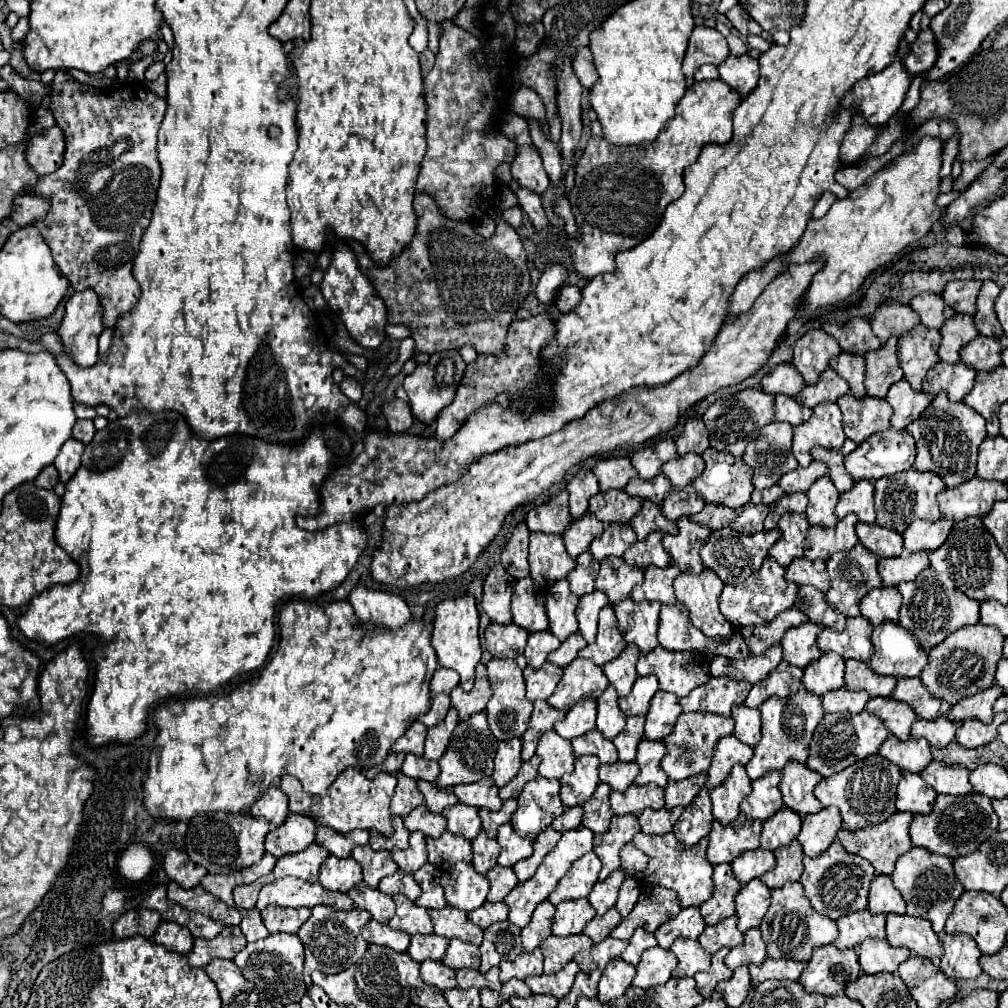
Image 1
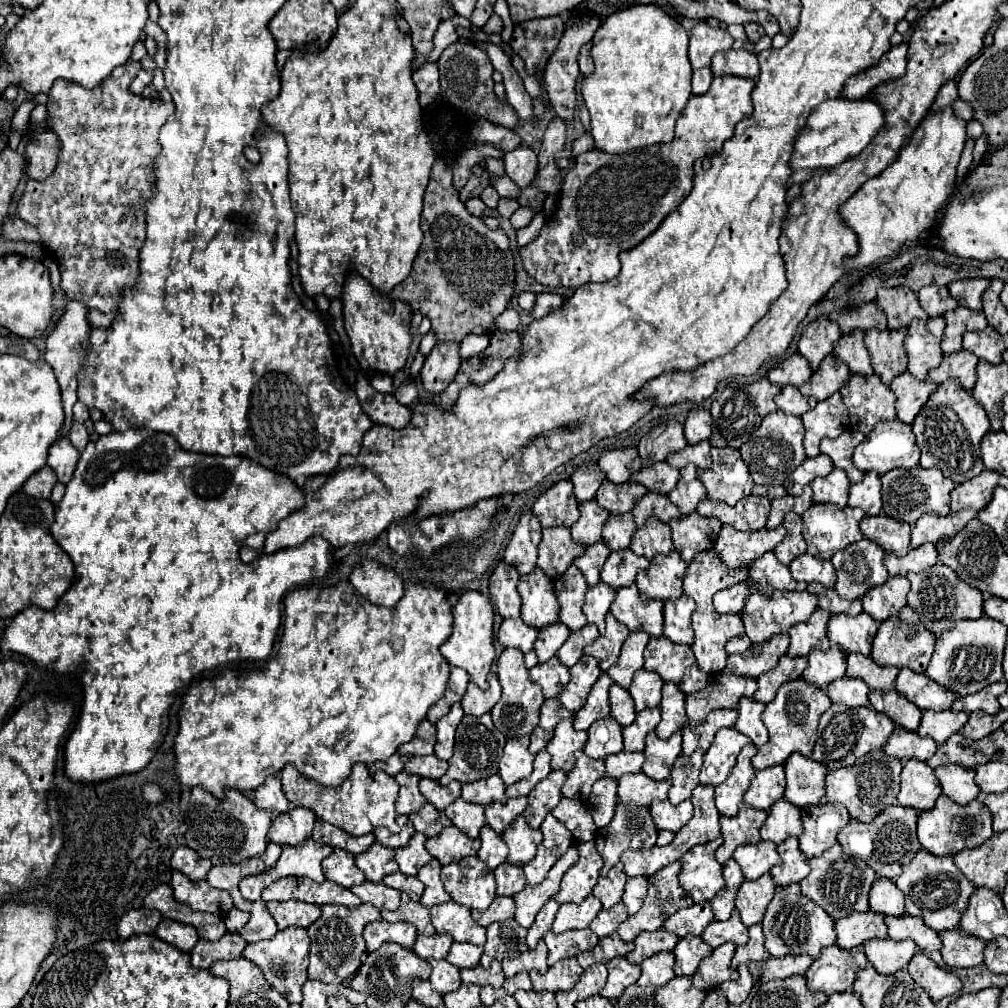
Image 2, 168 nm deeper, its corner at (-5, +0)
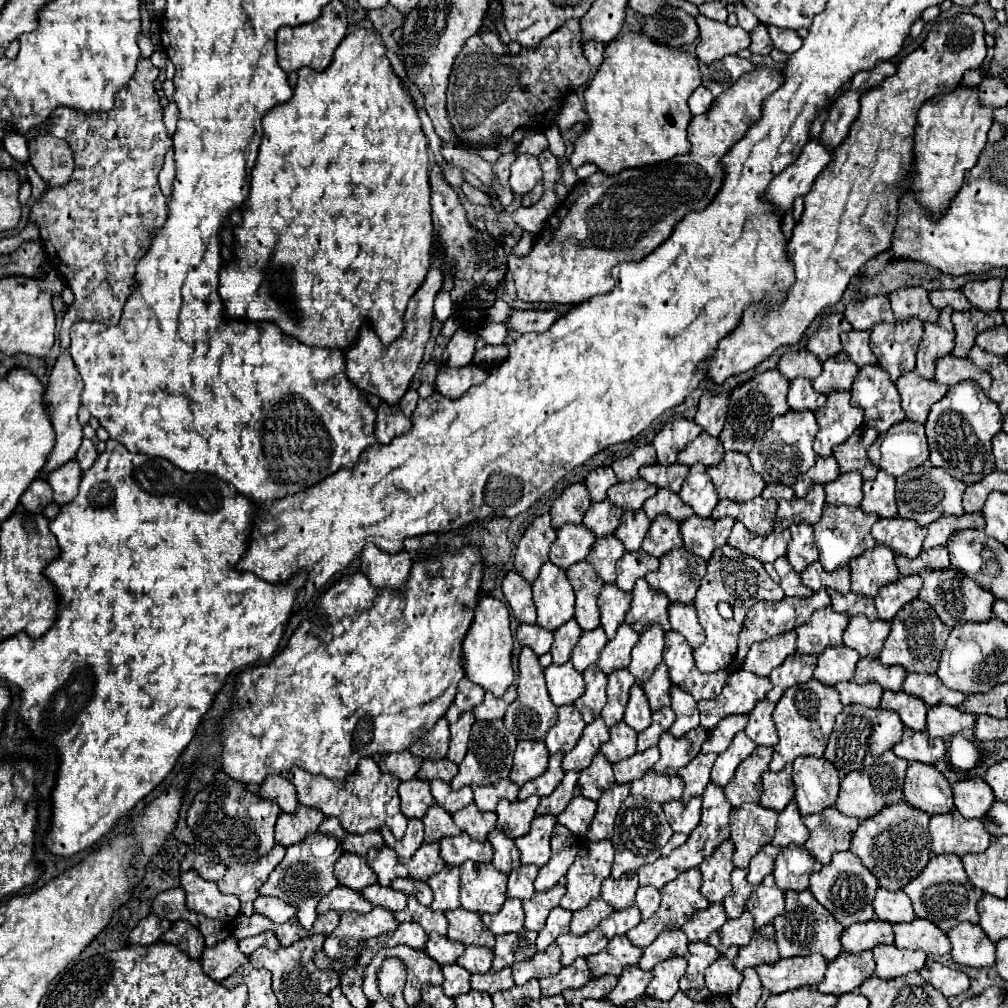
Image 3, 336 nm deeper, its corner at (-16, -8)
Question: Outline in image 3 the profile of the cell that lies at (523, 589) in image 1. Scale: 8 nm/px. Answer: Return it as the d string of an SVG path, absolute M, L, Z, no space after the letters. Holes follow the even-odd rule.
M546 562L532 584L534 602L538 608L538 620L546 630L556 630L570 618L574 618L574 590L562 568Z

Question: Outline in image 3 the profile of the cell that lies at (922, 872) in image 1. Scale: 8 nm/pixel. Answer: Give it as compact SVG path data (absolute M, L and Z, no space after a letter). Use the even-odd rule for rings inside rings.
M952 854L944 856L932 856L928 866L904 888L904 892L910 896L914 904L914 912L918 918L926 918L934 922L940 930L948 932L952 926L958 926L960 922L974 922L978 924L978 910L976 902L984 894L982 890L978 892L970 882L964 872L962 860Z

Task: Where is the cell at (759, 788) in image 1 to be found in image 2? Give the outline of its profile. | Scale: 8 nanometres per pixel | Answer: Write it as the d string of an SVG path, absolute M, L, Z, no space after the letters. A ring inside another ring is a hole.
M777 764L773 768L757 770L743 800L757 810L769 810L773 806L773 802L783 798L783 790L785 790L783 764Z

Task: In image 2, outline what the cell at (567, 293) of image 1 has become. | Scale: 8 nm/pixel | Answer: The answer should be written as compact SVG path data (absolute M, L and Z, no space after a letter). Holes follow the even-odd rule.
M545 292L545 294L539 294L537 296L537 304L535 304L535 310L533 310L533 316L539 320L543 316L547 316L549 312L561 308L565 304L565 296L563 294L555 294L555 292Z

